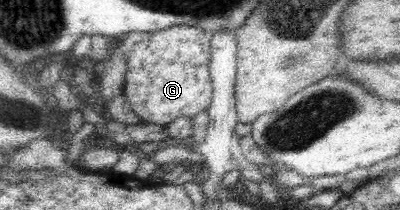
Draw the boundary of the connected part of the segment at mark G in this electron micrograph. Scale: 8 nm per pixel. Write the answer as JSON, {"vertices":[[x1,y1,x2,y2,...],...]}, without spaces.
{"vertices":[[173,25,155,33,131,32,125,34,118,44,126,55,123,95,131,104,135,116,141,117,145,124,165,125,167,128,177,117,195,118,209,110,214,95,208,68,211,40,202,29,190,25]]}

